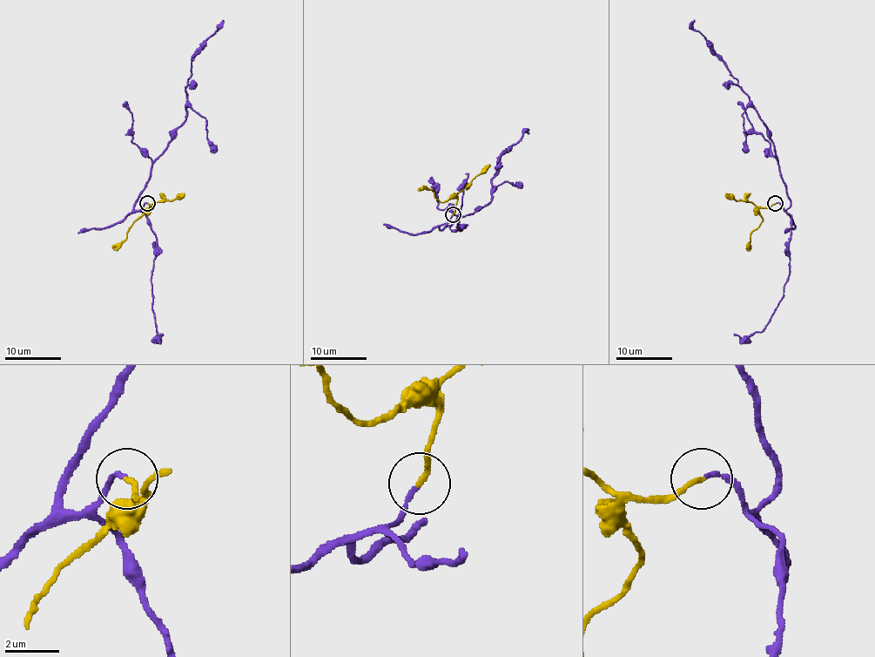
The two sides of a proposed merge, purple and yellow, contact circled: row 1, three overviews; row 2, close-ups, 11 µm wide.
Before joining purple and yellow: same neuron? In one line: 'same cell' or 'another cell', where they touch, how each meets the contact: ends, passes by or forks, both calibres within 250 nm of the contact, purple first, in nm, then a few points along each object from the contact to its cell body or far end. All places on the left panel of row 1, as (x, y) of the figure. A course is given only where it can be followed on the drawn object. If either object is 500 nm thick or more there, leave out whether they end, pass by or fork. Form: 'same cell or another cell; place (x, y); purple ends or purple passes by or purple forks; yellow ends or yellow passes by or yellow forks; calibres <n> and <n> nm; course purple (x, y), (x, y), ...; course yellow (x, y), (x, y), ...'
same cell; place (147, 203); purple ends; yellow ends; calibres 160 and 180 nm; course purple (148, 203), (138, 210), (134, 207), (152, 162), (185, 118), (191, 58), (222, 19); course yellow (148, 203), (149, 209), (134, 223), (127, 237), (111, 247)

